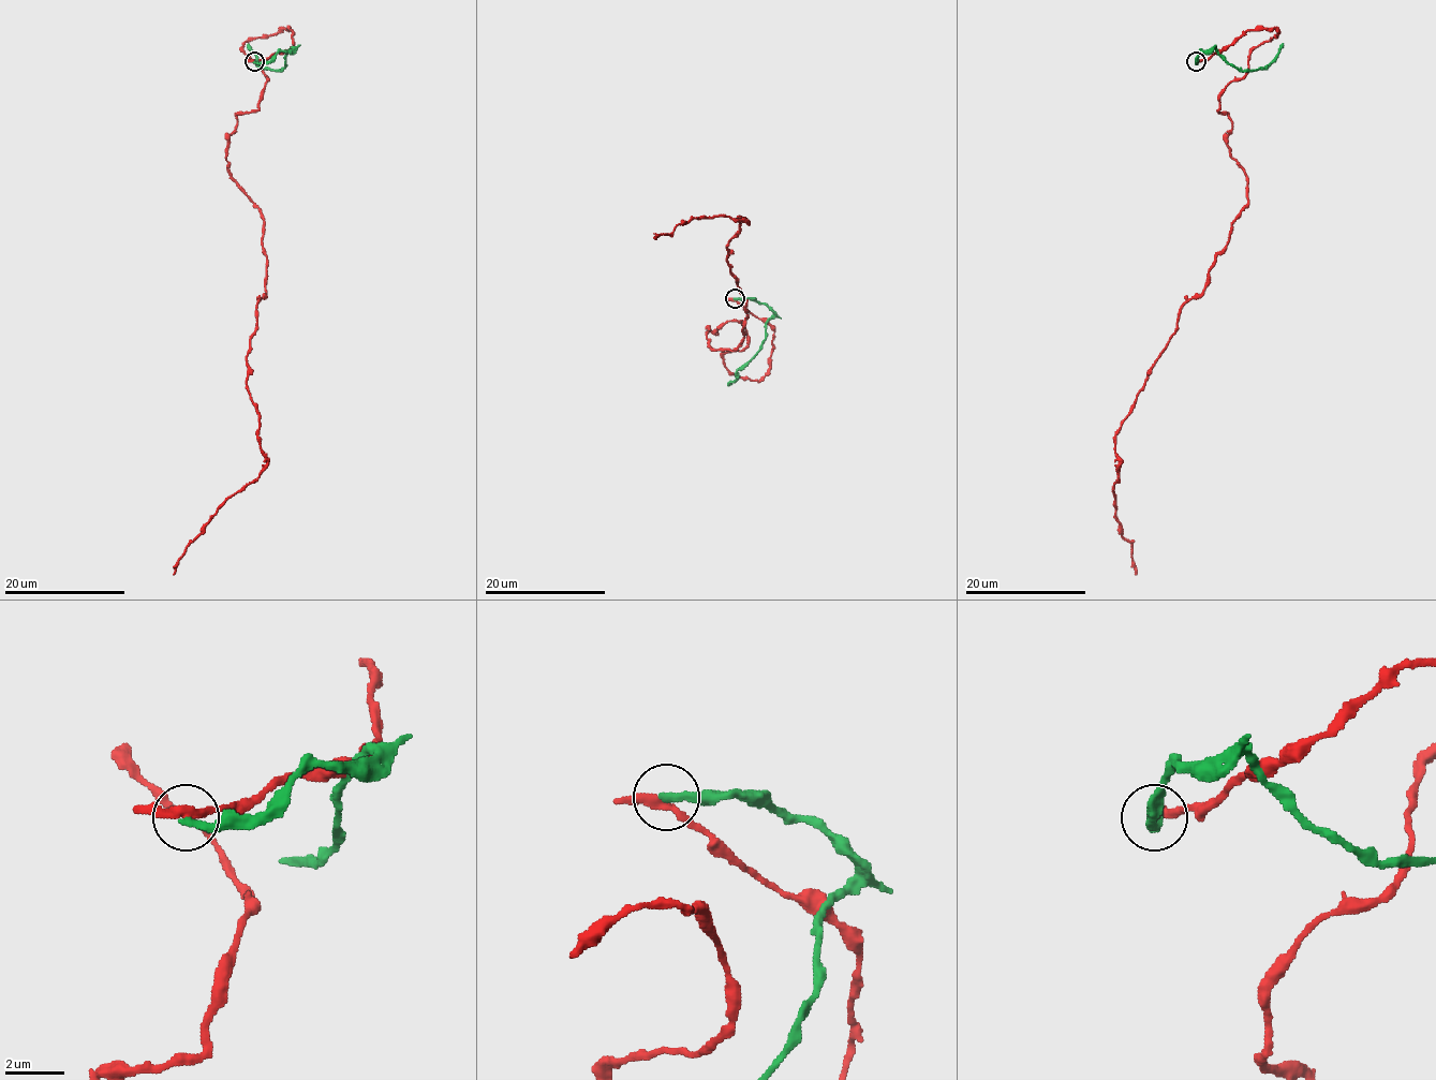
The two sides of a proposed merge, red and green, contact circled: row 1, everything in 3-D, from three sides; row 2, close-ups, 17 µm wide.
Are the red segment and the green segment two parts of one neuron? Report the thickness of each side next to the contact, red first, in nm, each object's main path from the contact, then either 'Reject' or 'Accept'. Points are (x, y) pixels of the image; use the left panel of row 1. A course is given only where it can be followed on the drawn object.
Thickness 280 nm (red) against 240 nm. Course of red: (254, 60), (292, 30), (243, 45), (267, 82), (226, 152), (263, 220), (247, 388), (266, 468), (173, 575). Course of green: (254, 62), (269, 62), (279, 52), (293, 48), (285, 55), (285, 67), (281, 70), (262, 68), (248, 44). Reject

